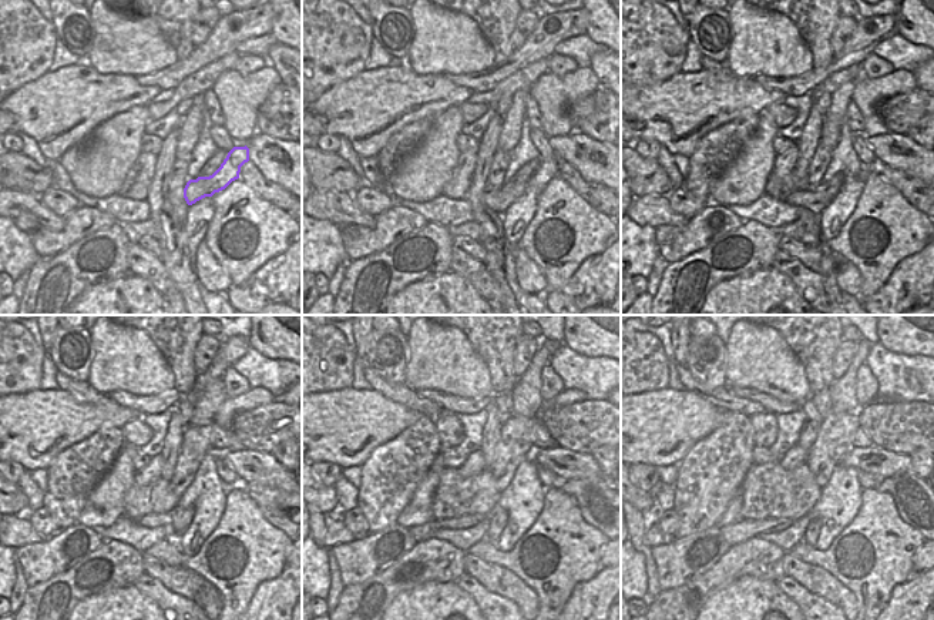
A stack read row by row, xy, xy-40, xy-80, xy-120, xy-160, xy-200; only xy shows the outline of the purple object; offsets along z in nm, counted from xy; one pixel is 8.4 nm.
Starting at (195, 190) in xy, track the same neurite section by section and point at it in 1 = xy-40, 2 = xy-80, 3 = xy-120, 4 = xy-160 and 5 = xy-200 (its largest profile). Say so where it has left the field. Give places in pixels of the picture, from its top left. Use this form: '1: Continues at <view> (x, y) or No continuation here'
1: Continues at xy-40 (500, 200)
2: Continues at xy-80 (815, 198)
3: Continues at xy-120 (180, 518)
4: Continues at xy-160 (422, 532)
5: Continues at xy-200 (735, 533)

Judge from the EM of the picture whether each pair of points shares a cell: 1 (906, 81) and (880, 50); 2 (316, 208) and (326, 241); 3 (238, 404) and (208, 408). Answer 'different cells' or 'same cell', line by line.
1: different cells
2: different cells
3: different cells

